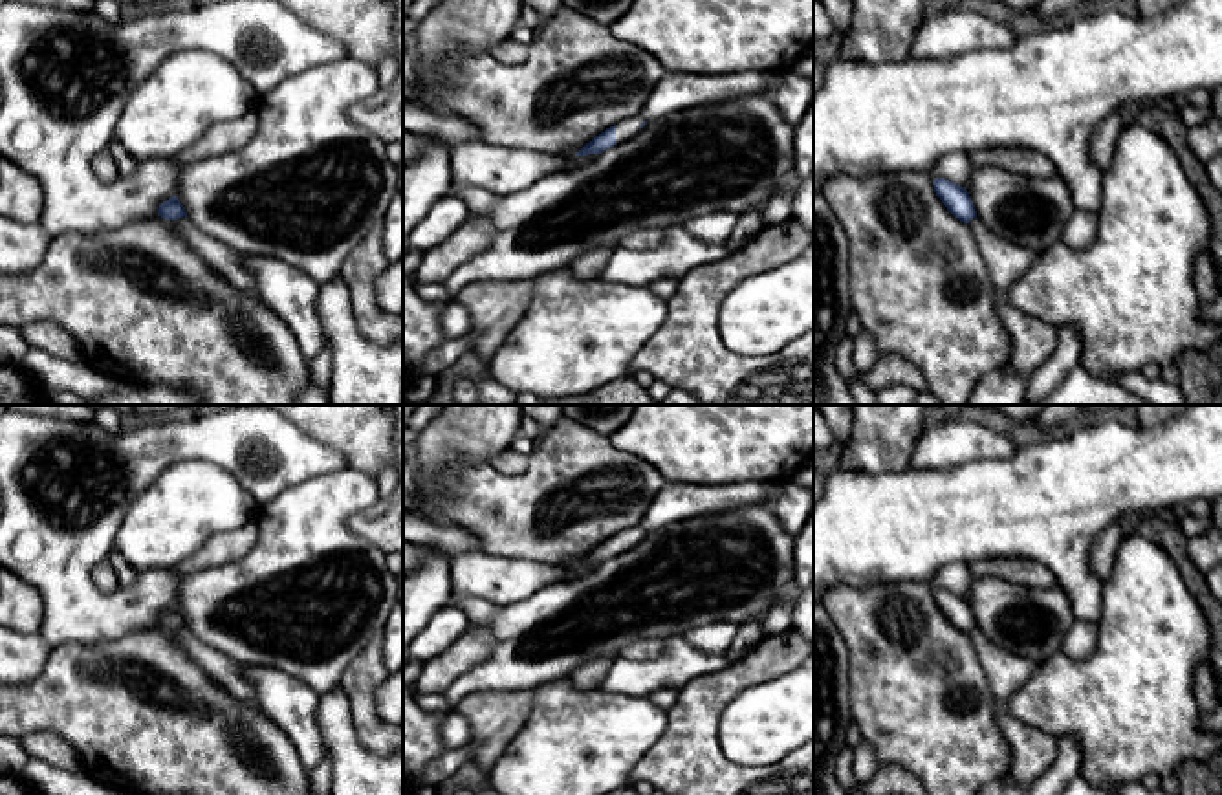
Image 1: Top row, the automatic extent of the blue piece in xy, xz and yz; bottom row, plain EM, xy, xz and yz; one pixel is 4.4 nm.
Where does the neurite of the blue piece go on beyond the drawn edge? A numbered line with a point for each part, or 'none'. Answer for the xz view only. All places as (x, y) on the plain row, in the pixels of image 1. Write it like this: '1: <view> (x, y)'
1: xz (625, 539)

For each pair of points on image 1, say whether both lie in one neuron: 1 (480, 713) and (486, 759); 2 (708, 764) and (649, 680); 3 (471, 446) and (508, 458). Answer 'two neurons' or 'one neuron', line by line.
1: one neuron
2: two neurons
3: two neurons

